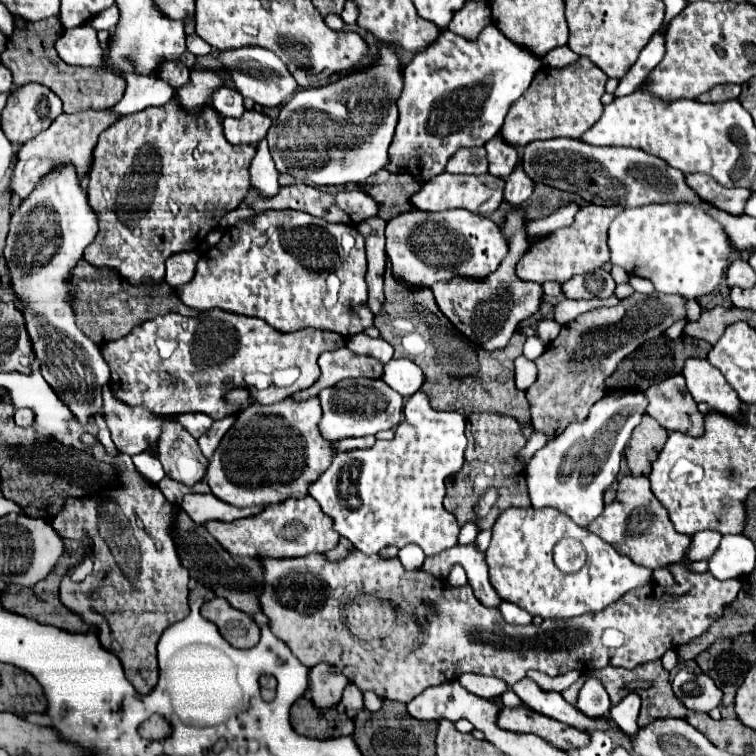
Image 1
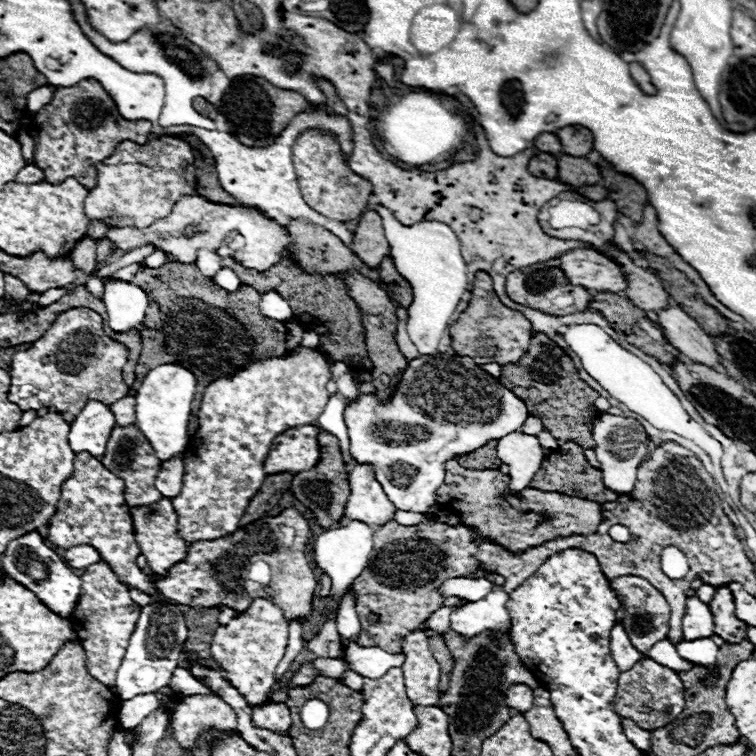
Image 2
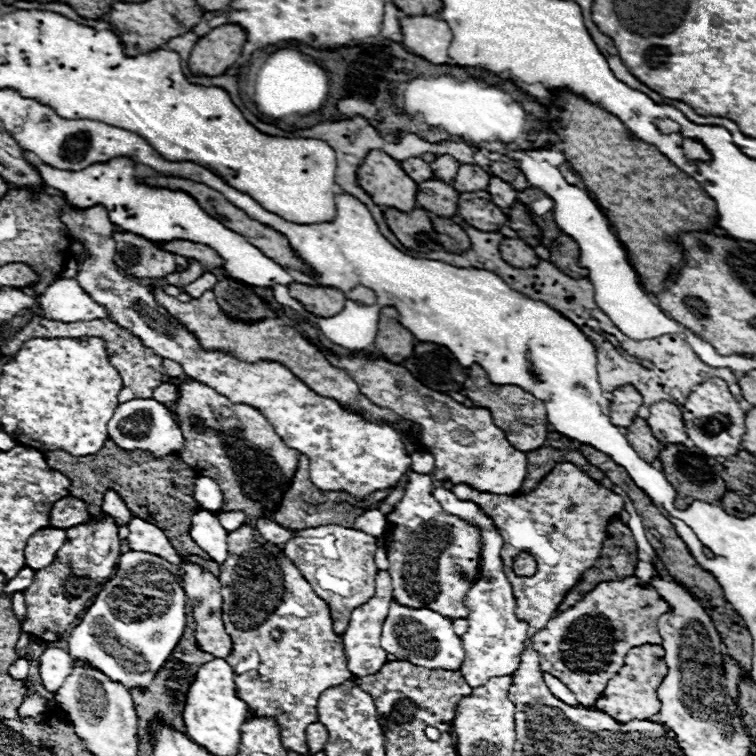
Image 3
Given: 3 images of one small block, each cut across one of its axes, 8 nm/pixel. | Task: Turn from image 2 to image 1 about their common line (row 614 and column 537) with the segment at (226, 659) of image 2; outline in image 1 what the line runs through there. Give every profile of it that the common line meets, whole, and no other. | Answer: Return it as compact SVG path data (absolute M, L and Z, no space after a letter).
M586 204L576 214L574 222L566 228L560 228L558 232L552 232L544 238L534 238L530 248L524 252L524 256L516 264L516 276L524 282L558 282L564 284L576 274L592 272L594 268L602 268L610 262L610 250L608 250L608 228L610 222L620 214L620 206L596 206Z

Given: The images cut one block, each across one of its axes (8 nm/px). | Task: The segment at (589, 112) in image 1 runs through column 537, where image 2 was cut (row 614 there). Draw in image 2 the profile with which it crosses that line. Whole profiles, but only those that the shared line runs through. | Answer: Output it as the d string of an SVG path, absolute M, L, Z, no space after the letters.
M106 562L88 566L82 578L84 578L84 598L80 598L80 606L70 620L84 648L88 672L96 680L104 682L108 688L114 688L116 670L126 652L130 634L134 632L134 626L138 622L140 606L132 602L128 592L130 588L118 580L118 576L112 572L112 568Z

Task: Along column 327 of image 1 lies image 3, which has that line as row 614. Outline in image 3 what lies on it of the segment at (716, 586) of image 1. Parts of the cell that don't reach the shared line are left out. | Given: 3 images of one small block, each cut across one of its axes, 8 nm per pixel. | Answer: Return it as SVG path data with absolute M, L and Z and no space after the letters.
M634 576L618 580L618 582L600 582L600 586L590 590L572 608L564 610L564 614L550 618L546 628L532 636L532 646L540 656L546 658L544 662L548 662L548 674L560 678L570 690L576 690L574 694L578 702L590 708L596 704L596 700L604 692L608 680L620 672L630 648L662 642L656 622L664 612L668 612L668 602L660 598L660 594L656 594L654 588L642 588Z

